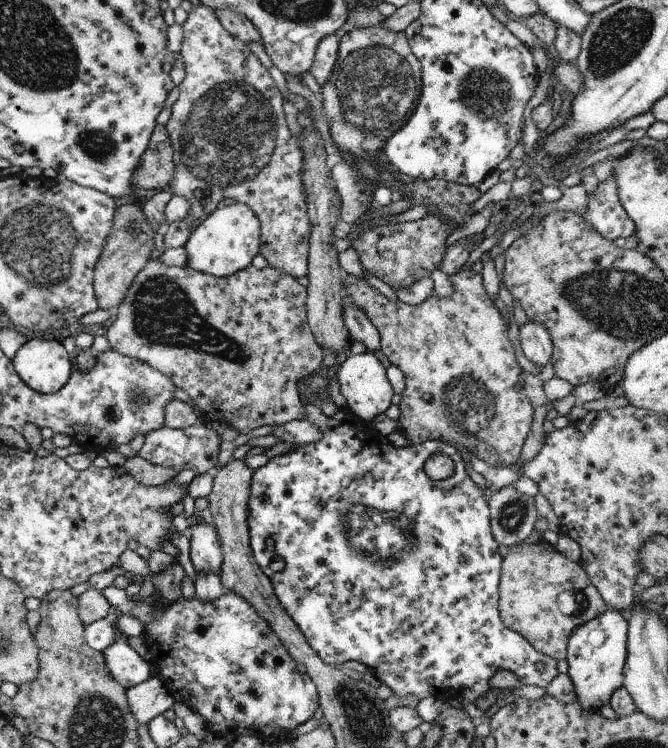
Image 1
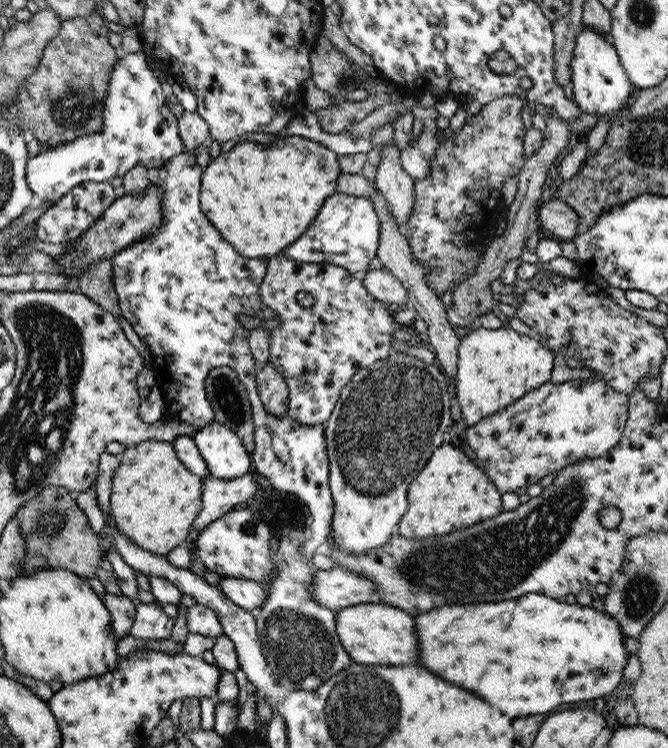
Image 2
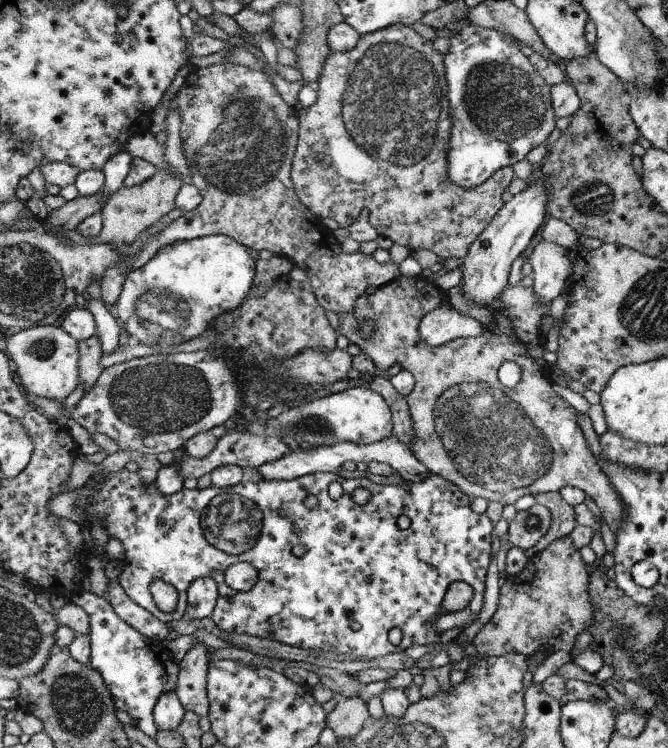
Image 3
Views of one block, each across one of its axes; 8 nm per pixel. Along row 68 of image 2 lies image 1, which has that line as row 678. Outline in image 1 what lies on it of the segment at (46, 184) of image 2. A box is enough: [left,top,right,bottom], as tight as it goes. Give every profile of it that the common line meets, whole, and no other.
[103,607,150,690]

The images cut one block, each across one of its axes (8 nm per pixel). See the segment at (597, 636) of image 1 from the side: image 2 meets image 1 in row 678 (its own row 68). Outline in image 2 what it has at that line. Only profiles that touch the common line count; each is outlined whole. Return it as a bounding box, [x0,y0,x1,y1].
[570,26,636,115]

